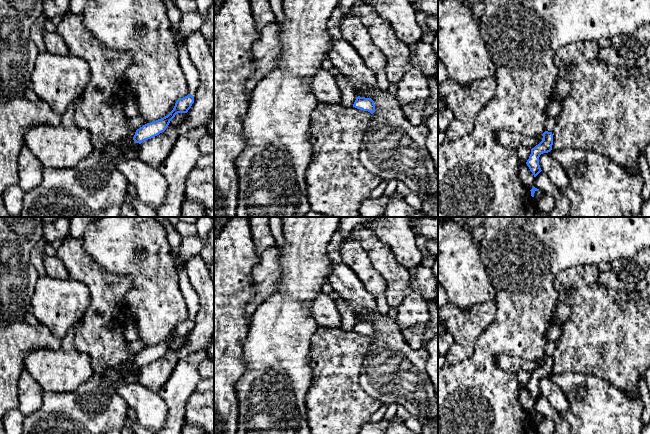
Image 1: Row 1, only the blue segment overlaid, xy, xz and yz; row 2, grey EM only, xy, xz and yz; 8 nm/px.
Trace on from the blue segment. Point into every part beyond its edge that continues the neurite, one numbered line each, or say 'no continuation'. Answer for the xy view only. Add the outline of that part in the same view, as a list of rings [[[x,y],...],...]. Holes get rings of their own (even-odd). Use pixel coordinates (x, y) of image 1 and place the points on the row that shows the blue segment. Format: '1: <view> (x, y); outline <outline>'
no continuation

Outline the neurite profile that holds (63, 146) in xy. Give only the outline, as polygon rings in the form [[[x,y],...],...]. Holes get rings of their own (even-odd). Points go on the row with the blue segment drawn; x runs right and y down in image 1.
[[[83,93],[68,105],[57,126],[40,124],[27,130],[24,137],[24,145],[40,161],[44,168],[71,168],[79,164],[80,161],[90,156],[95,151],[90,132],[85,128],[79,127],[74,119],[75,106],[82,96]]]

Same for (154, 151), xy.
[[[168,126],[164,132],[141,143],[137,158],[158,168],[172,150],[179,135],[178,126]]]

